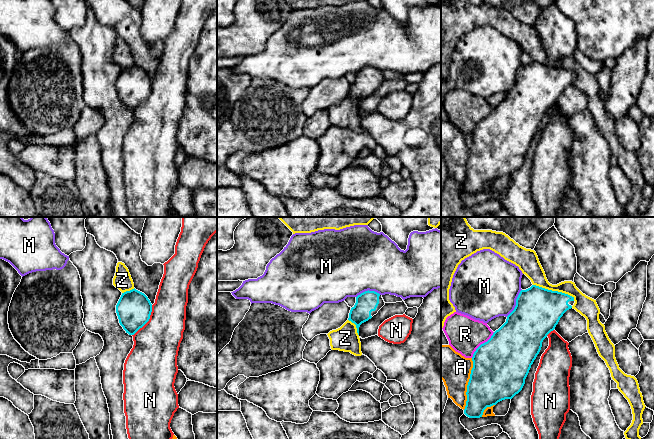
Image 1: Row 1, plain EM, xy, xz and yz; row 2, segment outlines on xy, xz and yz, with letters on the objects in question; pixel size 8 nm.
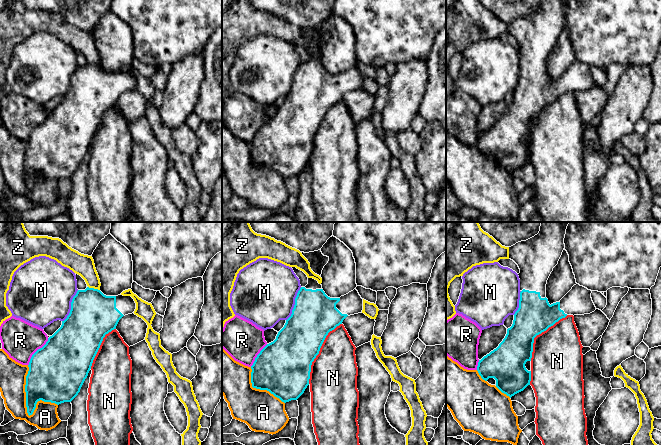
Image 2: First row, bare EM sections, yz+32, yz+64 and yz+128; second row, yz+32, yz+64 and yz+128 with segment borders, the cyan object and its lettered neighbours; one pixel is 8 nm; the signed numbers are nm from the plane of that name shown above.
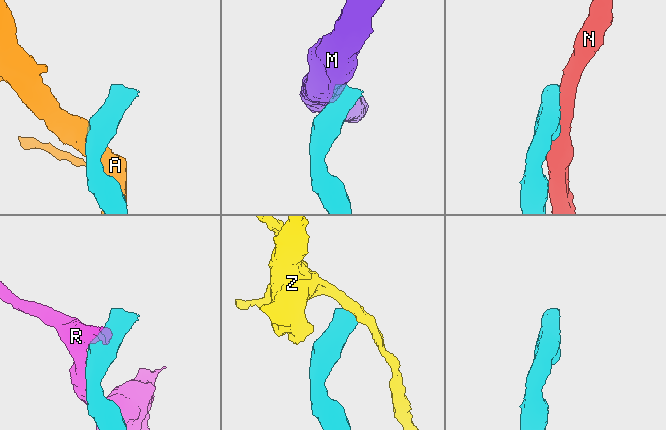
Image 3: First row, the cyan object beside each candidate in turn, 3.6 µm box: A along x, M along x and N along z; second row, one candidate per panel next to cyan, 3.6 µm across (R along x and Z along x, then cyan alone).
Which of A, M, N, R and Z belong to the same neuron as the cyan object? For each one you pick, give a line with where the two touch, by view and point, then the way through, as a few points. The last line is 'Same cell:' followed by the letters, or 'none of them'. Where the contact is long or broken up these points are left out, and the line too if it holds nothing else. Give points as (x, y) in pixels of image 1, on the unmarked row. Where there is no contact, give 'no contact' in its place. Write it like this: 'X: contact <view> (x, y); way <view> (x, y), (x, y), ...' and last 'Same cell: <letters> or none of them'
Same cell: none of them

